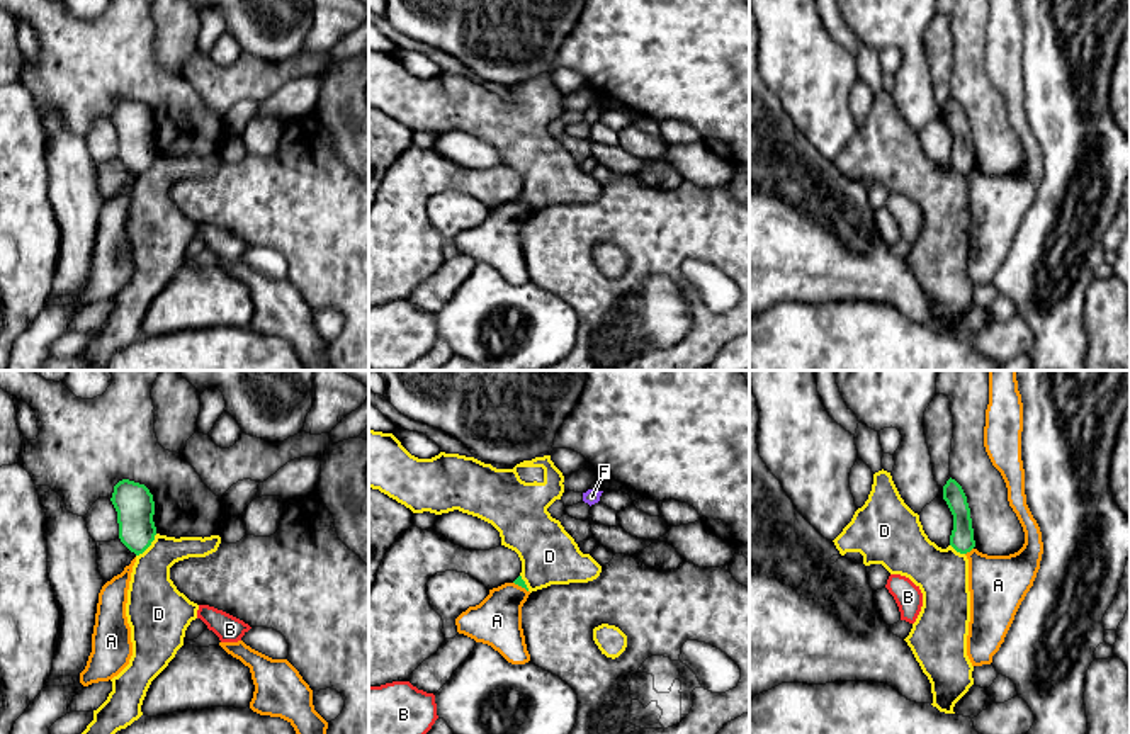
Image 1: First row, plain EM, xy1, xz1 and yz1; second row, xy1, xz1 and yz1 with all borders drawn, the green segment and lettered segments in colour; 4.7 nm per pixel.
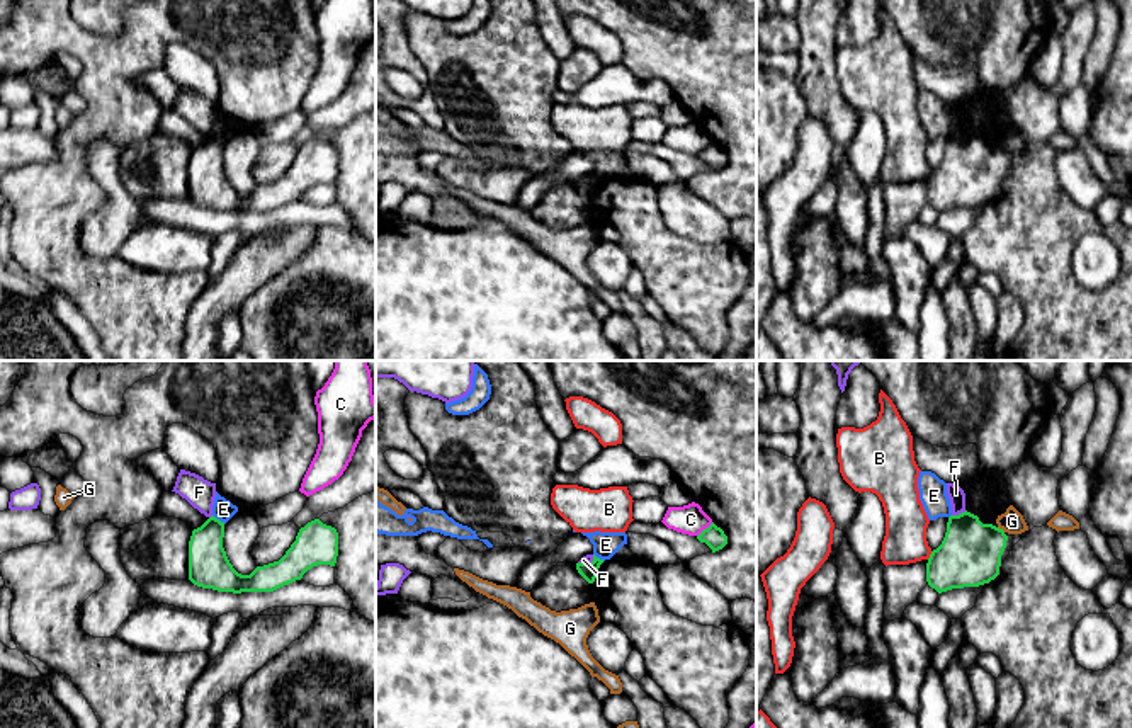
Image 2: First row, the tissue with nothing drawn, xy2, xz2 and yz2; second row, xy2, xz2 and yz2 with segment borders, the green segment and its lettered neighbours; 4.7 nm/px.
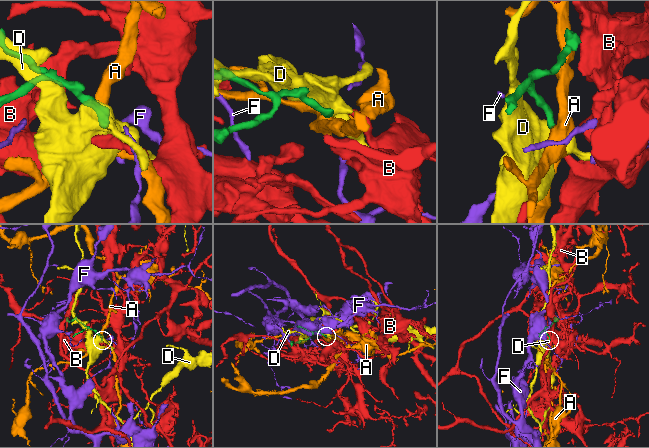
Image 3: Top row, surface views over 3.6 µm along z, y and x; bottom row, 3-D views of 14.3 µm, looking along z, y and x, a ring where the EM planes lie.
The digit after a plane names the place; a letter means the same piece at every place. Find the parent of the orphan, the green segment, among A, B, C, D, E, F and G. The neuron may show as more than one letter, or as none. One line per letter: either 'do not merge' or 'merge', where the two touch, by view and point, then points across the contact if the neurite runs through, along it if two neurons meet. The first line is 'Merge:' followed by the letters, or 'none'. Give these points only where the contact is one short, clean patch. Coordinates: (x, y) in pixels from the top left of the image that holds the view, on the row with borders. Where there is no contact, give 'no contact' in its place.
Merge: none
A: do not merge; meets green in yz1 at (969, 551); border along yz1 (972, 547), (966, 554)
B: do not merge; meets green in yz2 at (930, 555); border along yz2 (932, 551), (927, 558)
C: do not merge; meets green in xz2 at (704, 529); border along xz2 (713, 523), (697, 536)
D: do not merge; meets green in xy1 at (148, 546); border along xy1 (157, 534), (136, 556)
E: do not merge; meets green in xy2 at (218, 519); border along xy2 (213, 514), (225, 523)
F: do not merge; meets green in yz2 at (959, 514); border along yz2 (966, 511), (952, 516)
G: do not merge; meets green in yz2 at (1001, 529); border along yz2 (998, 526), (1005, 531)

